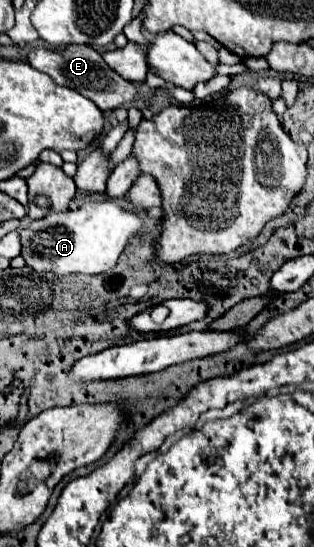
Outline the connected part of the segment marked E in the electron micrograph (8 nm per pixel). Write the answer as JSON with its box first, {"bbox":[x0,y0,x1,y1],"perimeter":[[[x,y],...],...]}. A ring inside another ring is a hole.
{"bbox":[28,44,136,112],"perimeter":[[[74,44],[74,46],[66,46],[64,50],[50,50],[50,48],[38,46],[38,48],[32,48],[28,52],[28,64],[34,66],[36,70],[42,70],[48,76],[52,76],[56,80],[56,84],[74,88],[82,96],[90,98],[102,112],[104,110],[114,110],[114,108],[122,106],[124,102],[130,102],[134,98],[134,94],[136,94],[134,84],[124,80],[122,76],[118,76],[102,60],[102,56],[94,48],[90,48],[90,46]]]}

